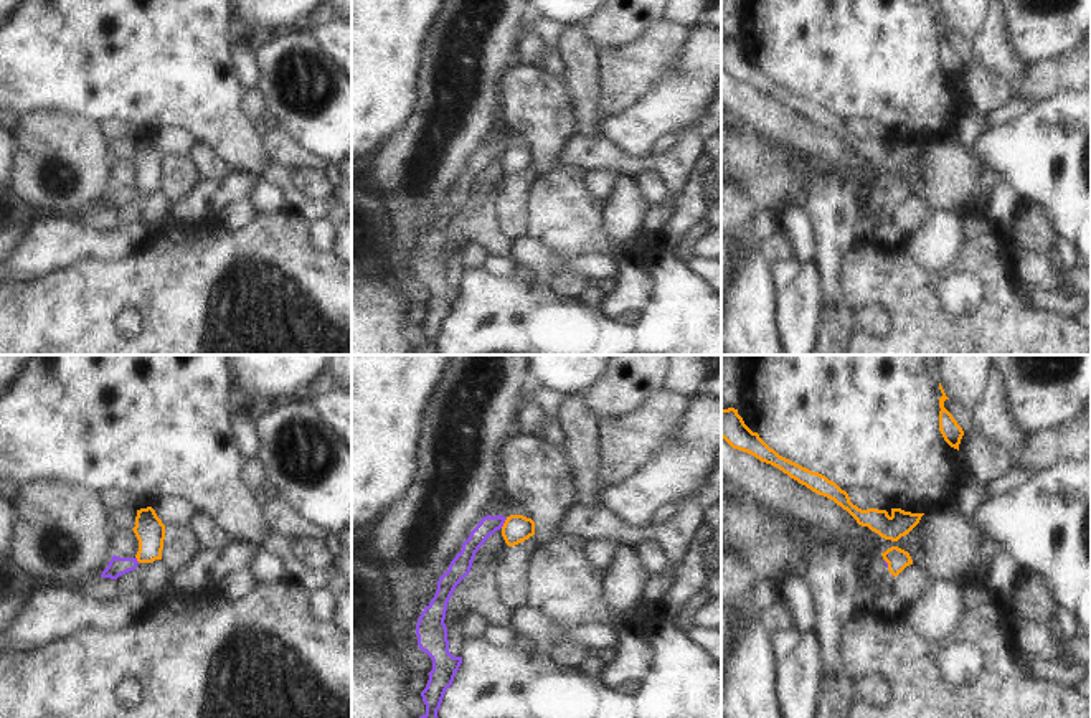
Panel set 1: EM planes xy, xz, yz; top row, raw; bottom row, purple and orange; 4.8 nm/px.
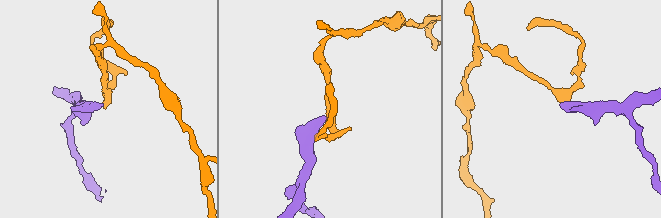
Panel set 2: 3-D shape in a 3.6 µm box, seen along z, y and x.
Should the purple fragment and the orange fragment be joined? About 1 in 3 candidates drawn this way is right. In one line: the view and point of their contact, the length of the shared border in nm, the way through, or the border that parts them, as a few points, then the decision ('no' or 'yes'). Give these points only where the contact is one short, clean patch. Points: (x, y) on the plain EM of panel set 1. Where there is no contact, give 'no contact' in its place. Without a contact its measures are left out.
contact xz (504, 152); length 70 nm; border xz (507, 147), (500, 157); no

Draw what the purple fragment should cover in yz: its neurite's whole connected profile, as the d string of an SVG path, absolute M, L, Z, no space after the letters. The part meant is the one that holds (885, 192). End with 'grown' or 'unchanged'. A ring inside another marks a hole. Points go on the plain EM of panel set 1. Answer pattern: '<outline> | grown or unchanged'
M871 185L867 188L863 210L871 216L878 216L881 215L886 201L888 201L888 193L883 190L883 187Z | grown

